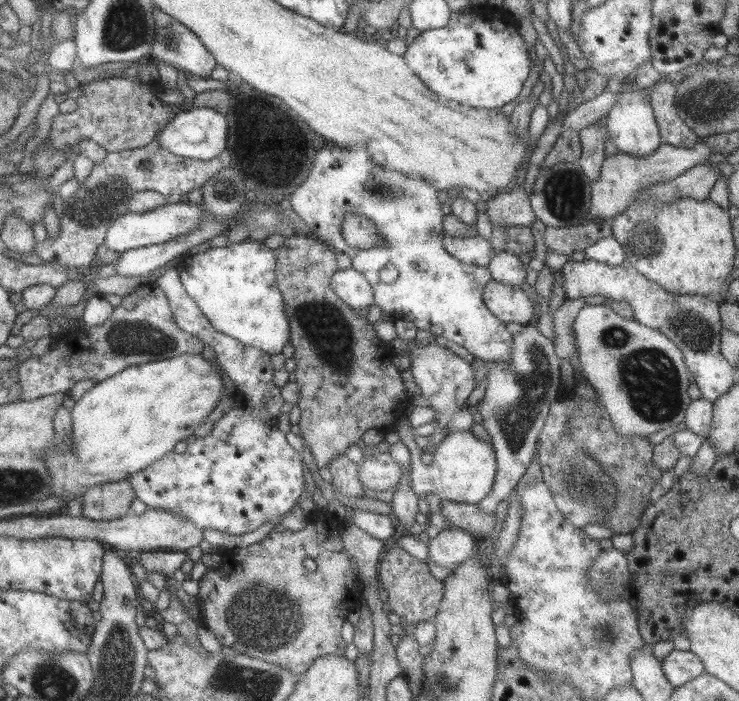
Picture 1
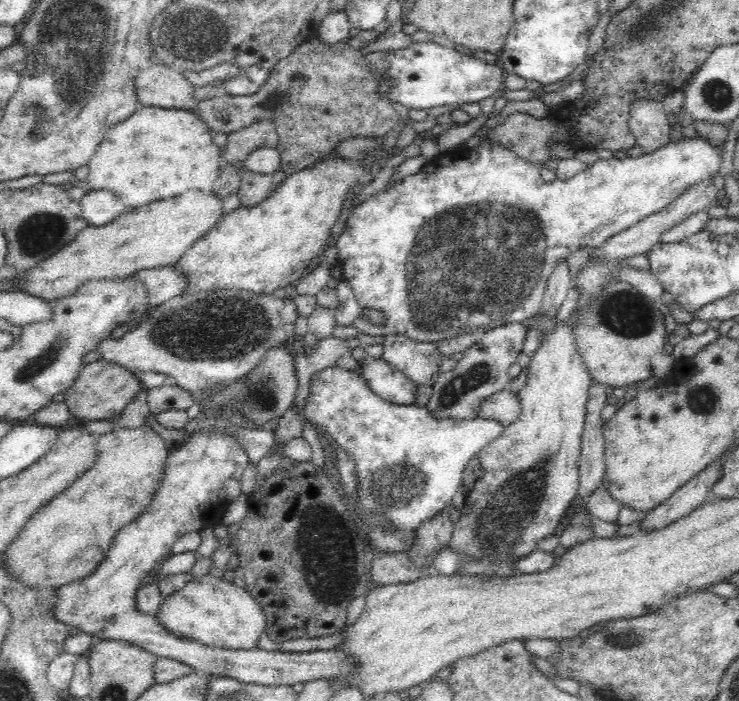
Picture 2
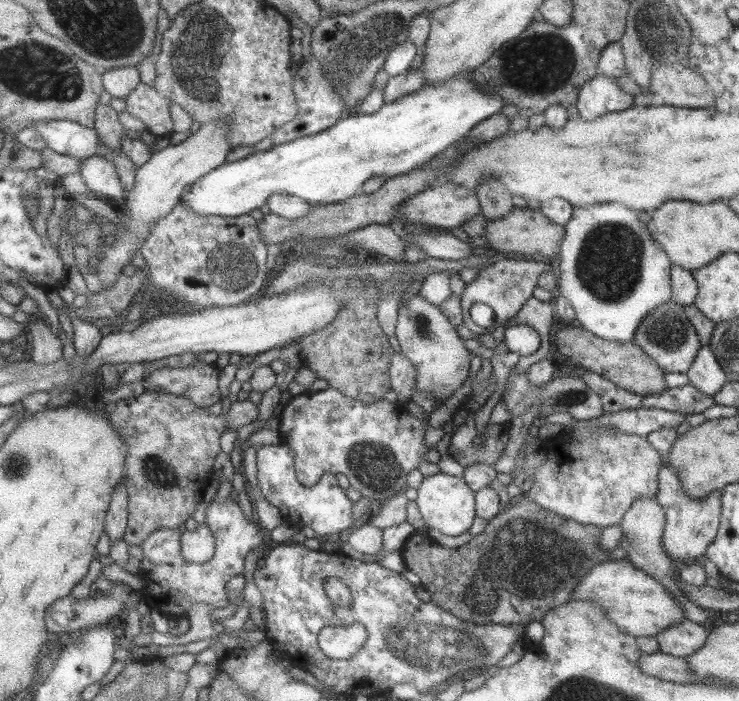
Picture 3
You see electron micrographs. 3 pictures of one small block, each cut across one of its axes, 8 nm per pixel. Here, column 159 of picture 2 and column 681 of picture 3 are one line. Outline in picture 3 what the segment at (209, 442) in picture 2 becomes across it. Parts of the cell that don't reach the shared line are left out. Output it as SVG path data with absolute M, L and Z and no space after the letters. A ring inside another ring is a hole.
M664 465L658 476L657 501L664 507L666 526L663 542L665 551L673 562L679 566L682 563L699 562L704 559L708 546L716 538L722 512L722 490L710 492L704 498L688 498L682 488L680 477L674 468ZM684 619L682 622L656 633L655 637L659 642L660 652L672 656L687 657L704 645L708 633L708 624L700 624Z

